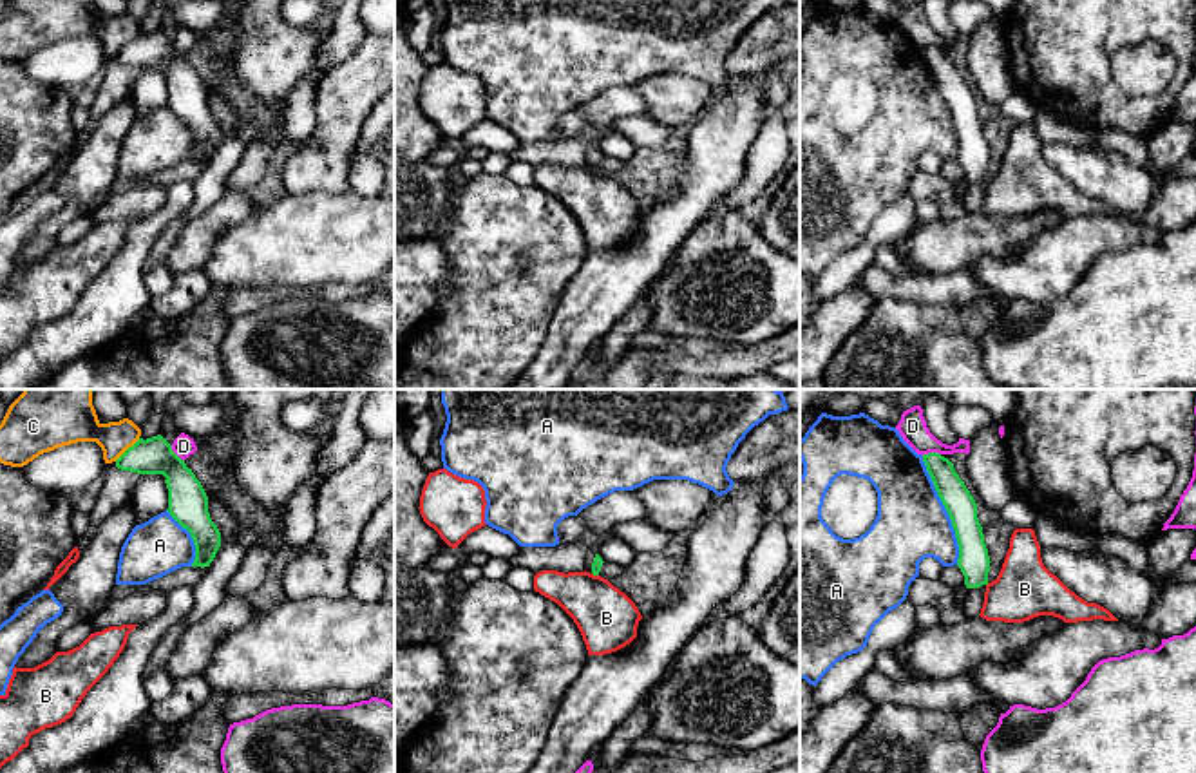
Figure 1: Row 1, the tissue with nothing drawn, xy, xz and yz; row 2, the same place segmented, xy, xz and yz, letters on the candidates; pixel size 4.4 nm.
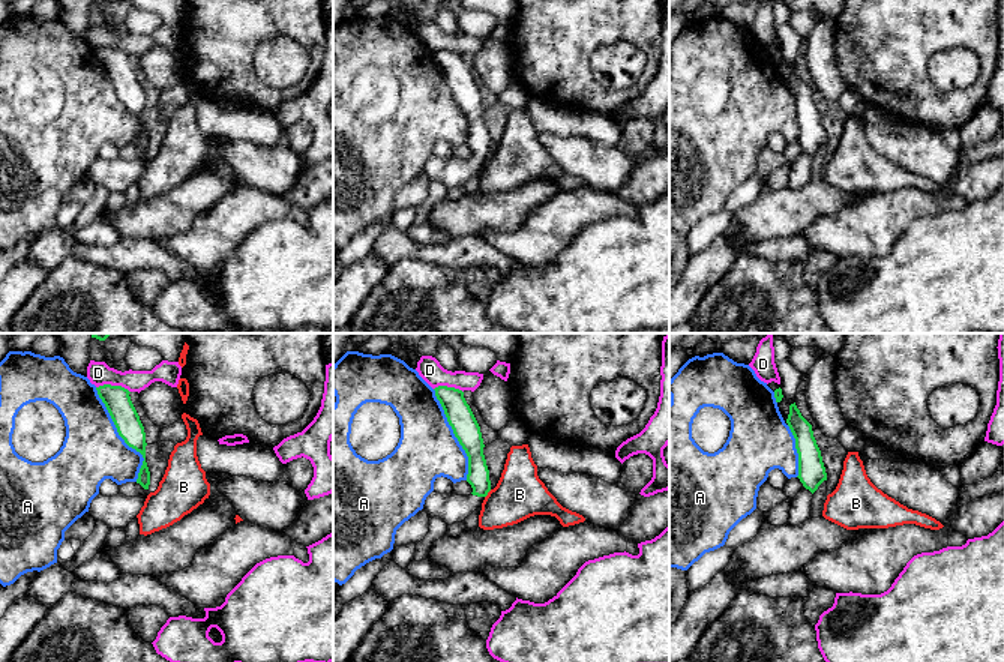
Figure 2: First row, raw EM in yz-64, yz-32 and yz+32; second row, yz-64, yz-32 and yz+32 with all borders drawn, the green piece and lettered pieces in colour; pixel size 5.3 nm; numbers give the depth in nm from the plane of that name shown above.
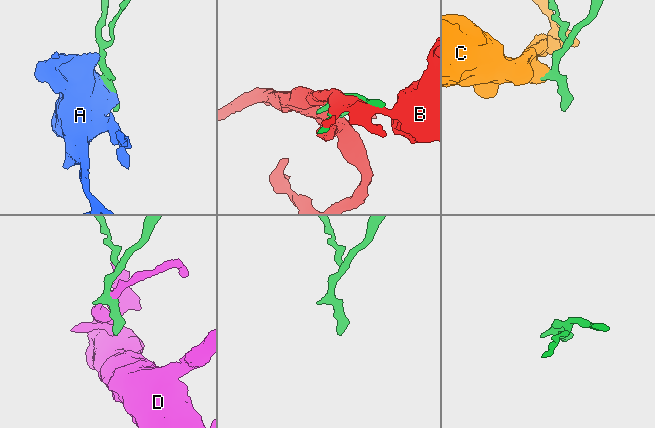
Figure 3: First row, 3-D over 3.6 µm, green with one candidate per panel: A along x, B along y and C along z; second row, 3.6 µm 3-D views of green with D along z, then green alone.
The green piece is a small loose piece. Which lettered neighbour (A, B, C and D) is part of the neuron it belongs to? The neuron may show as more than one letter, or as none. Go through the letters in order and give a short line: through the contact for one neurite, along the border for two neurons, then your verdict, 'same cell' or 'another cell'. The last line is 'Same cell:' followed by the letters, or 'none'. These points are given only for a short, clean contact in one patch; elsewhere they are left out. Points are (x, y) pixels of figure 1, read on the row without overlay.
A: another cell
B: another cell
C: another cell
D: yz (939, 47), (921, 49) | another cell
Same cell: none

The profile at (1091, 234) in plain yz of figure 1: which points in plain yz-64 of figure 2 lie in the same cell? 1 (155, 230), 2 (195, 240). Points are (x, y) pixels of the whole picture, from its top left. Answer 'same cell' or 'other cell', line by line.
1: other cell
2: same cell

